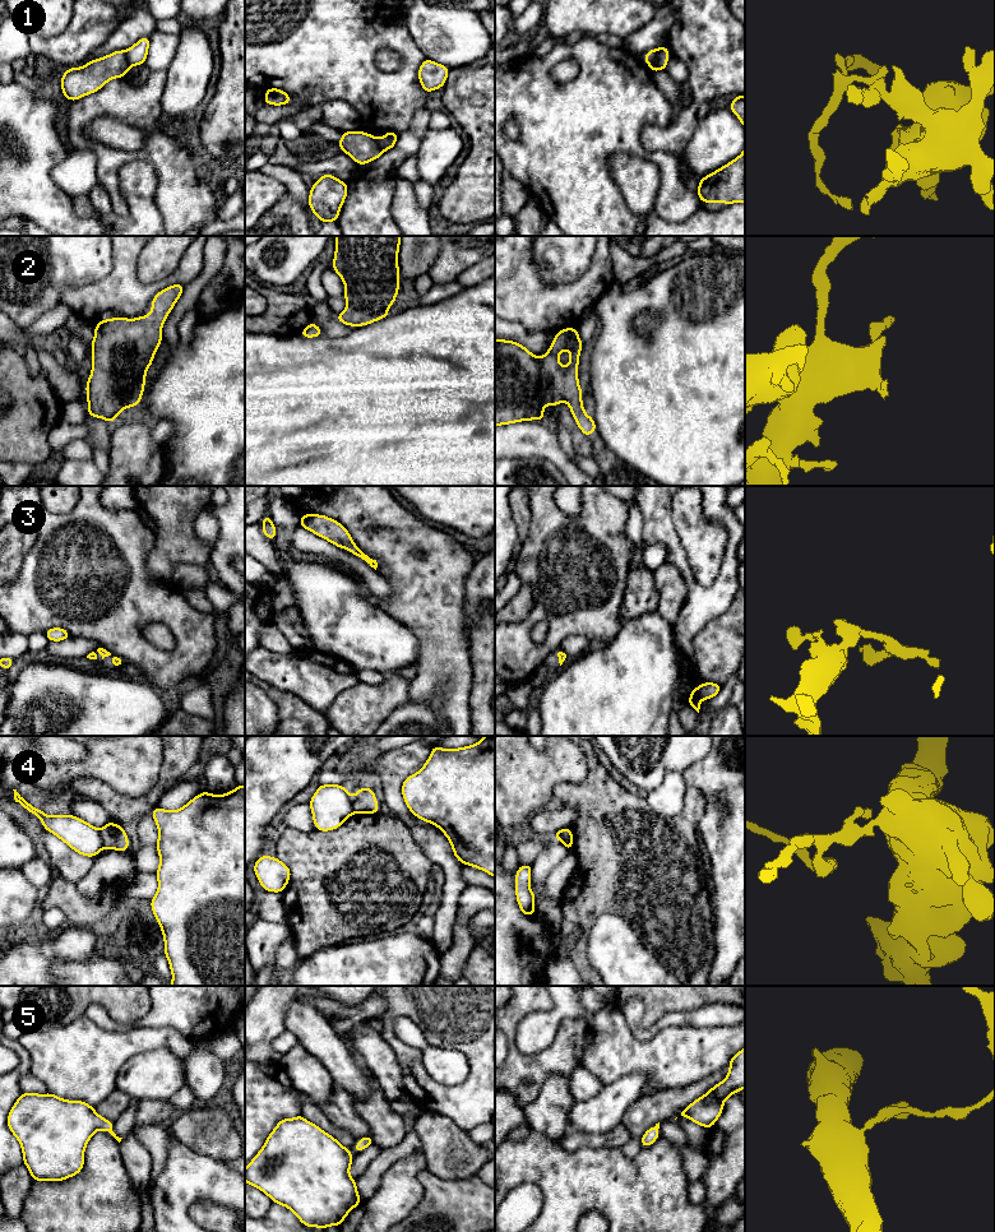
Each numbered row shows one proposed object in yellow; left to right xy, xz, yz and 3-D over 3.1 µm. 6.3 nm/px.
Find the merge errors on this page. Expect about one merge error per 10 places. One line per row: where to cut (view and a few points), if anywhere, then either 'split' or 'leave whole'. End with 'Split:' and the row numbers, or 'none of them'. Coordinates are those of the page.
1: yz (660, 47), (656, 59), (648, 65) | split
2: no cut | leave whole
3: no cut | leave whole
4: xy (98, 829), (103, 846) | split
5: no cut | leave whole
Split: 1, 4

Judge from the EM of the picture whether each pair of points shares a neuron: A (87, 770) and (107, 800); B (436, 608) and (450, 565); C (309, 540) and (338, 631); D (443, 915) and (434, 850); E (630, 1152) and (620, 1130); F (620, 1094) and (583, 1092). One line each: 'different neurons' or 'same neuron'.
A: different neurons
B: same neuron
C: different neurons
D: same neuron
E: different neurons
F: different neurons

